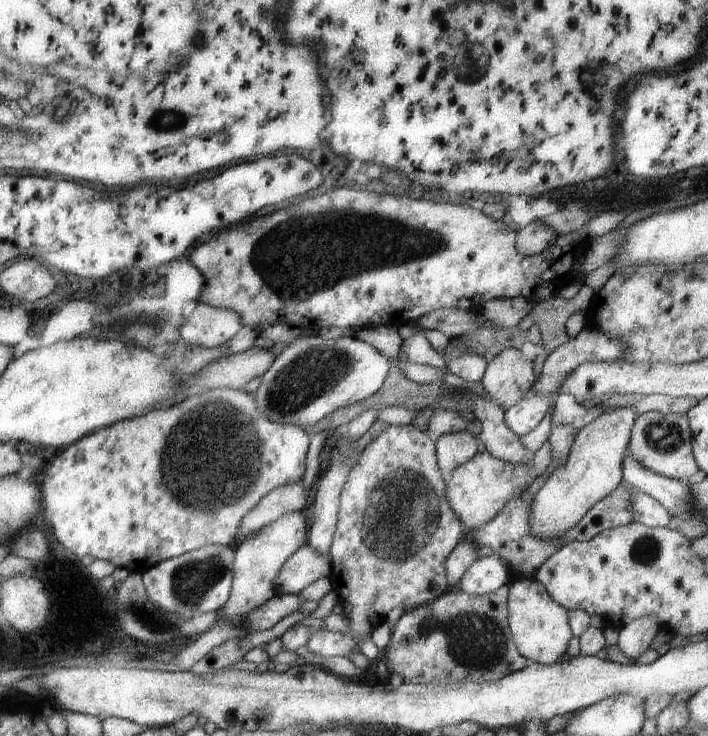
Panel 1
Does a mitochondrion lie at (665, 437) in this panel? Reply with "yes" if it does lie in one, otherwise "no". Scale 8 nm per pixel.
yes

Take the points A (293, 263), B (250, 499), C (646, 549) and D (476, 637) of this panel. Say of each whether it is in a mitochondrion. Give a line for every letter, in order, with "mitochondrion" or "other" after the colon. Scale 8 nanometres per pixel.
A: mitochondrion
B: other
C: mitochondrion
D: mitochondrion

